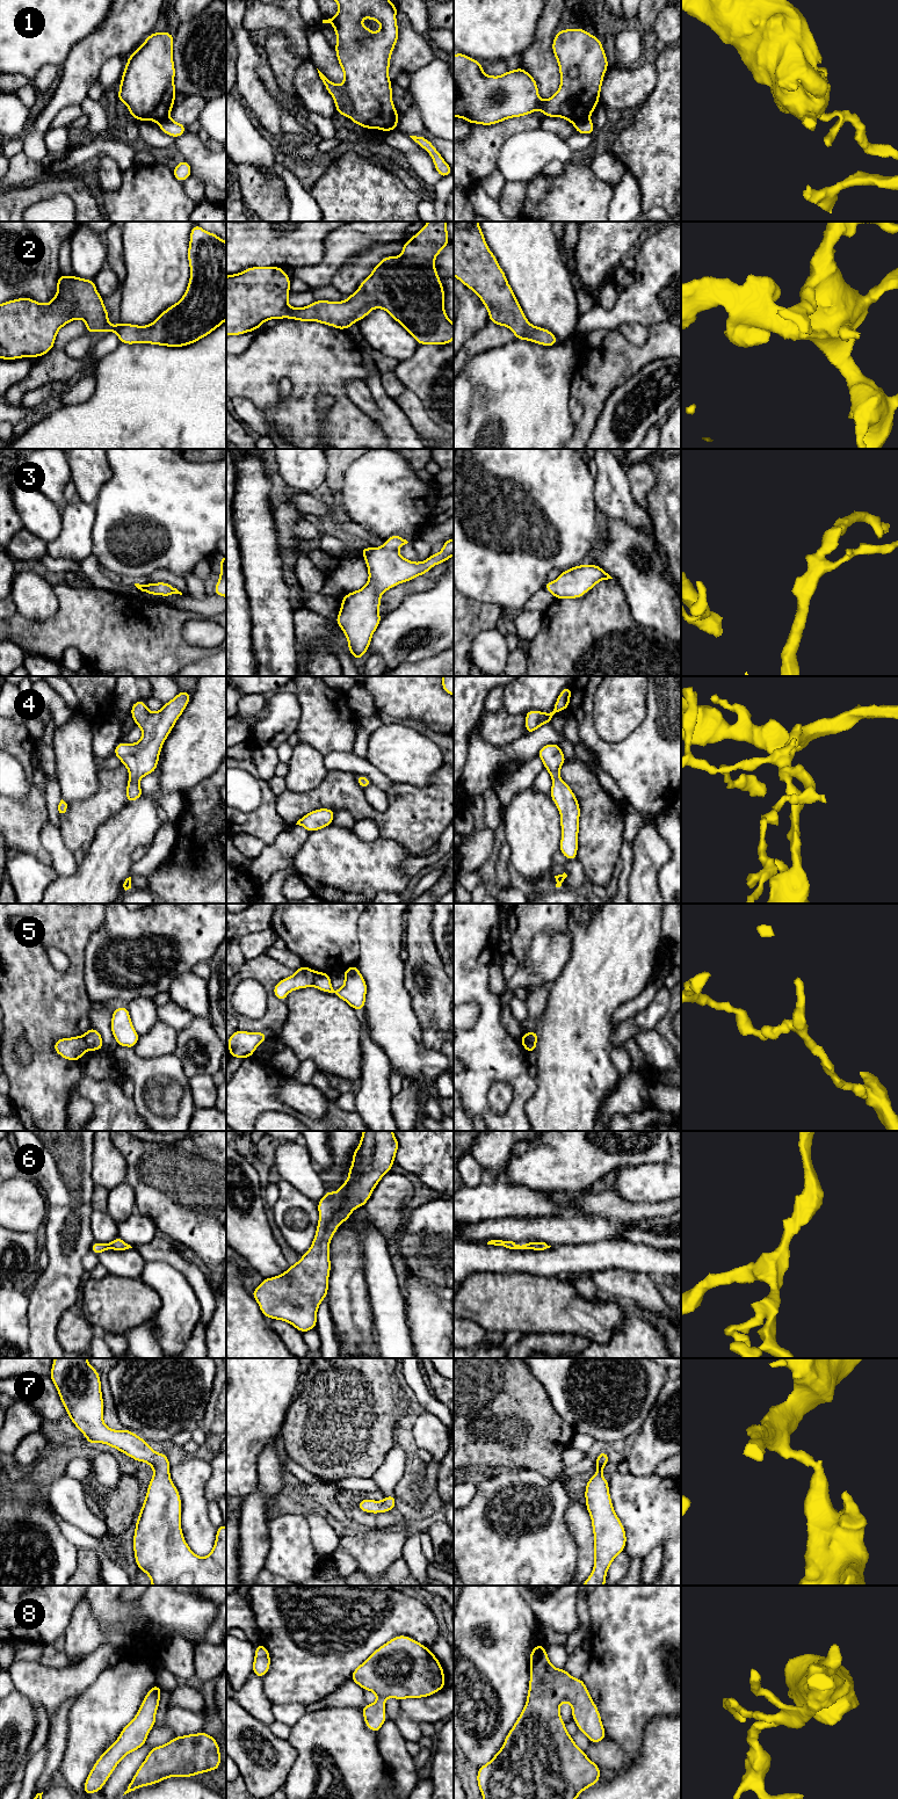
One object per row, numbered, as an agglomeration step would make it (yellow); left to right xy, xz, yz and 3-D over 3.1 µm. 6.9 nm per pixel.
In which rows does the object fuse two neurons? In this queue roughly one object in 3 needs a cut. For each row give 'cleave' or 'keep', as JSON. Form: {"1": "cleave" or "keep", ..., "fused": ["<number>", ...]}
{"1": "cleave", "2": "keep", "3": "keep", "4": "keep", "5": "cleave", "6": "keep", "7": "keep", "8": "keep", "fused": ["1", "5"]}

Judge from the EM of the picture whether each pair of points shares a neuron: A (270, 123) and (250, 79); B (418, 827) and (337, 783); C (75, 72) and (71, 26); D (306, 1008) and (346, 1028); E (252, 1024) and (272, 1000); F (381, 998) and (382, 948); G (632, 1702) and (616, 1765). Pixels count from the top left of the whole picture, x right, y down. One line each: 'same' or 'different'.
A: same
B: same
C: different
D: same
E: same
F: same
G: different

